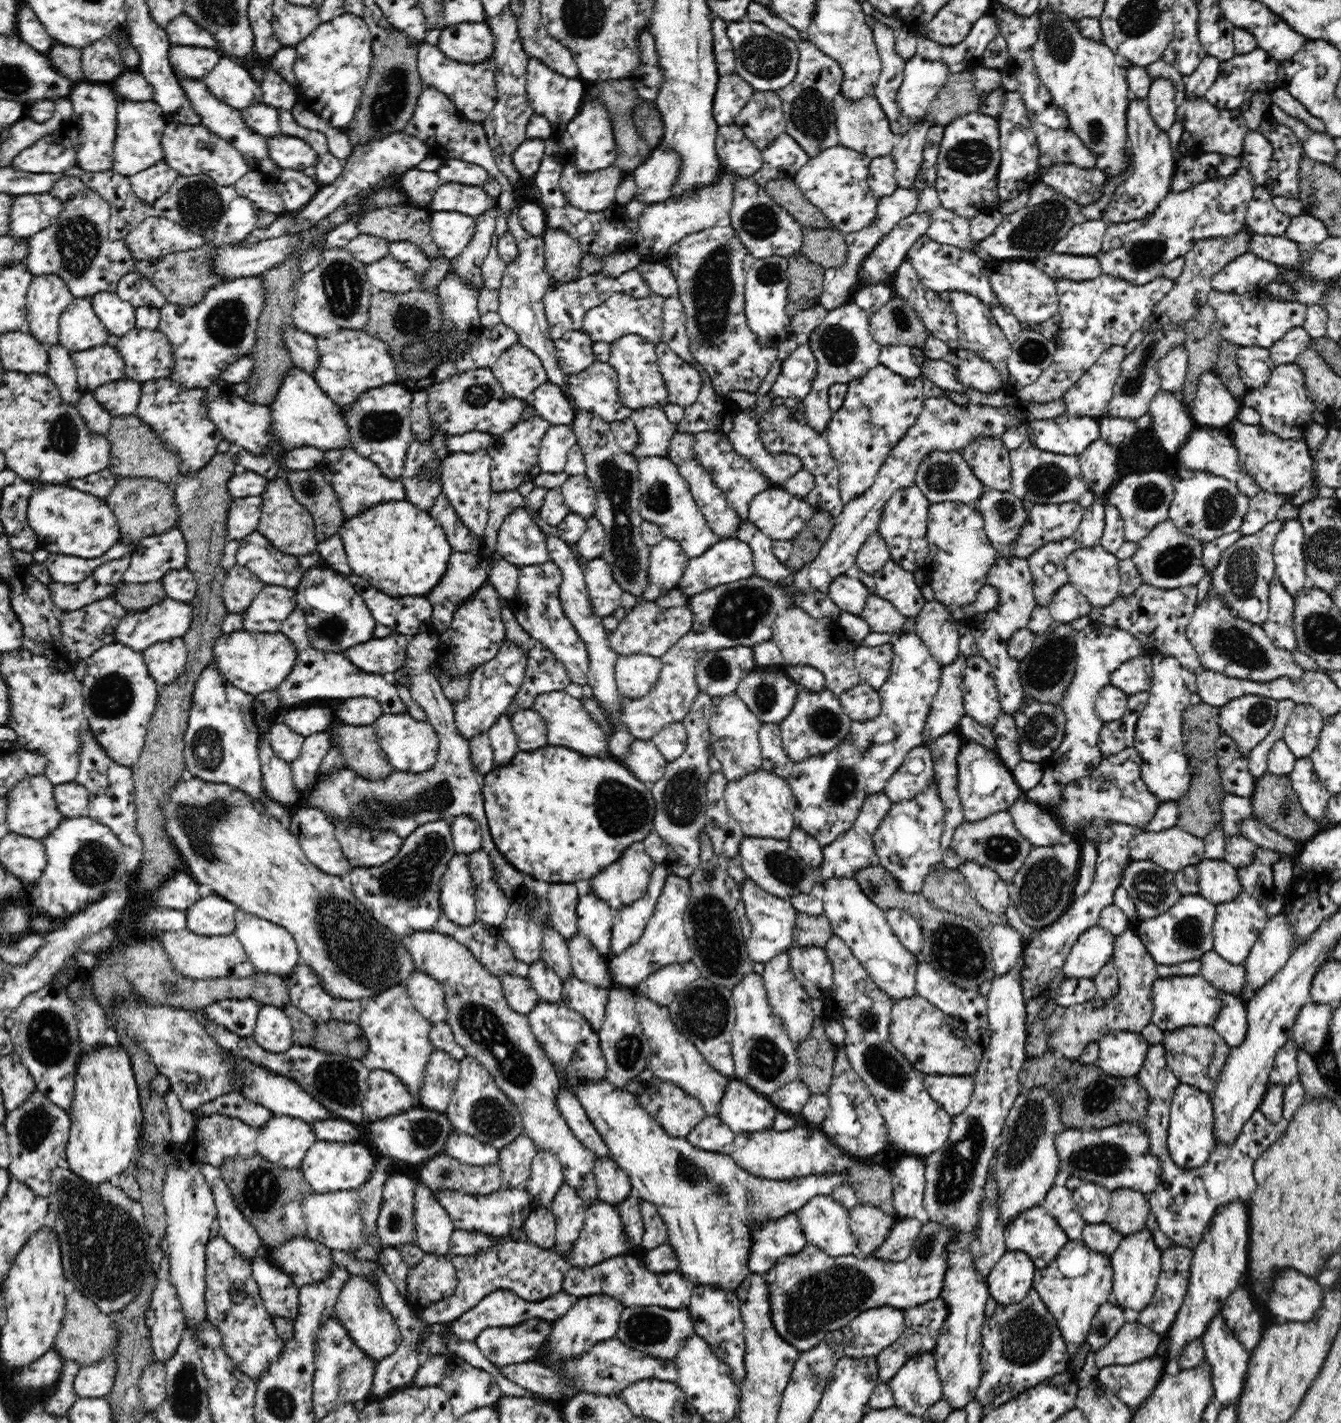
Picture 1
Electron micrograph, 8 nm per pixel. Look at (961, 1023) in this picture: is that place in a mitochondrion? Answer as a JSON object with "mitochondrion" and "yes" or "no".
{"mitochondrion":"no"}

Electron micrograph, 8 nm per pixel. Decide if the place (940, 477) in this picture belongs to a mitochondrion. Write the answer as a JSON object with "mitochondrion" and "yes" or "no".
{"mitochondrion":"yes"}

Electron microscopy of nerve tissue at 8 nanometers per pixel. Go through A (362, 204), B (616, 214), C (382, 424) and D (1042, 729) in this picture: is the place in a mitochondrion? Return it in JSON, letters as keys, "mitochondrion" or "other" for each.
{"A":"other","B":"other","C":"mitochondrion","D":"mitochondrion"}

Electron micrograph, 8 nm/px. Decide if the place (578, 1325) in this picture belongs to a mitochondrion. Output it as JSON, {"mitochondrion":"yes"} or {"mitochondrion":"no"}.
{"mitochondrion":"yes"}

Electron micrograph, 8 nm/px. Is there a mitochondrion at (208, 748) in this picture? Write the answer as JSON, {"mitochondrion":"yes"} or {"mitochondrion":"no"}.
{"mitochondrion":"yes"}

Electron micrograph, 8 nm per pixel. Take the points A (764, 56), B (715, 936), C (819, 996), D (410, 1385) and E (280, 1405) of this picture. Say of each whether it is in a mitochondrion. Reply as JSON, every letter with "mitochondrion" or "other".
{"A":"mitochondrion","B":"mitochondrion","C":"other","D":"other","E":"mitochondrion"}

